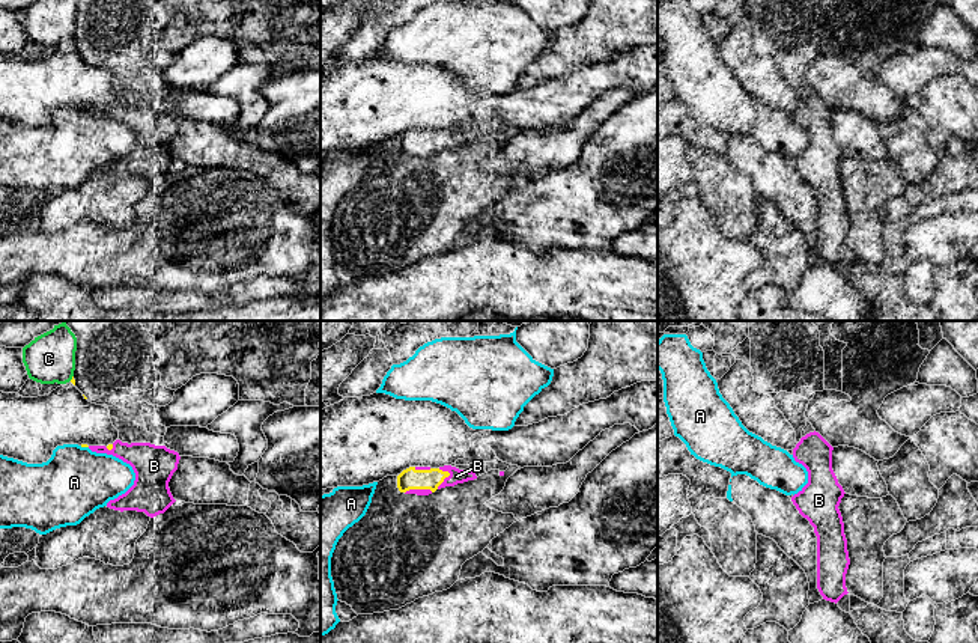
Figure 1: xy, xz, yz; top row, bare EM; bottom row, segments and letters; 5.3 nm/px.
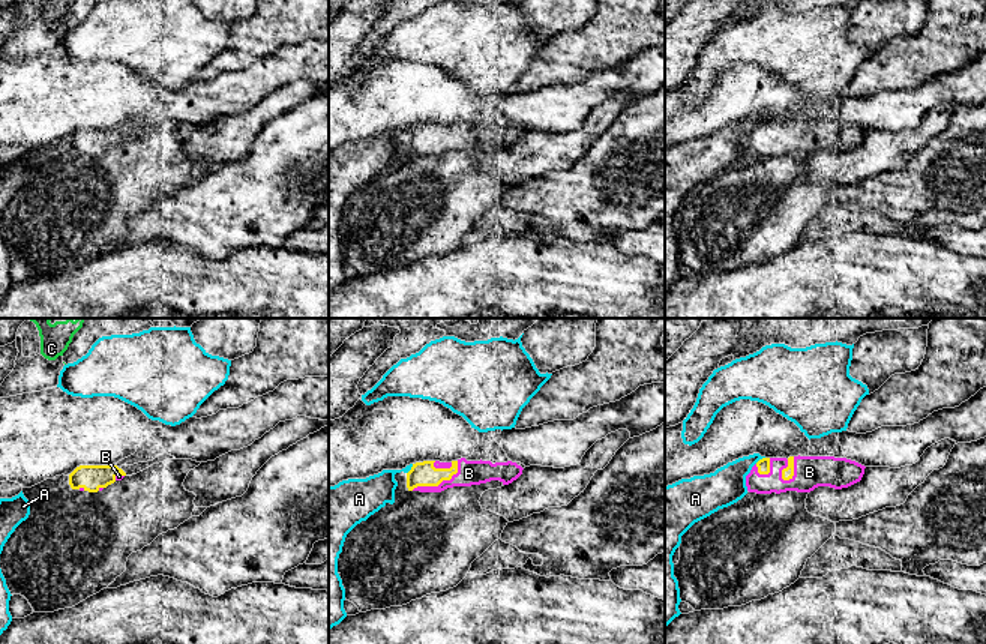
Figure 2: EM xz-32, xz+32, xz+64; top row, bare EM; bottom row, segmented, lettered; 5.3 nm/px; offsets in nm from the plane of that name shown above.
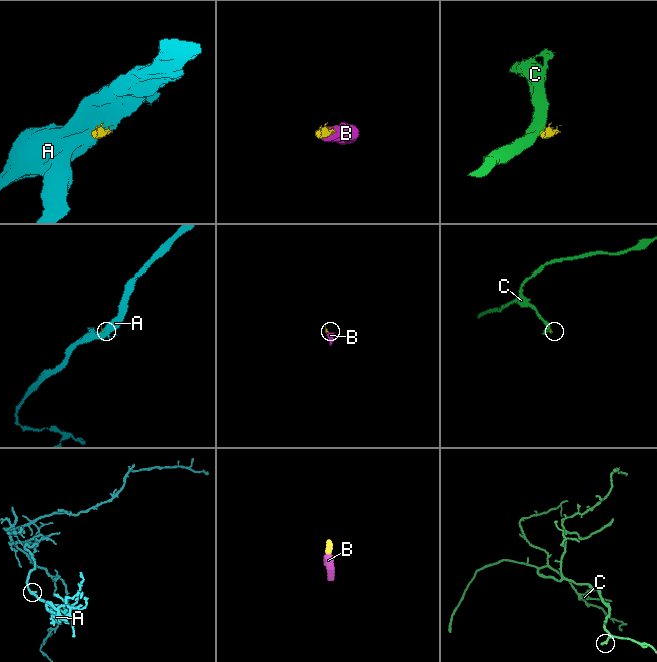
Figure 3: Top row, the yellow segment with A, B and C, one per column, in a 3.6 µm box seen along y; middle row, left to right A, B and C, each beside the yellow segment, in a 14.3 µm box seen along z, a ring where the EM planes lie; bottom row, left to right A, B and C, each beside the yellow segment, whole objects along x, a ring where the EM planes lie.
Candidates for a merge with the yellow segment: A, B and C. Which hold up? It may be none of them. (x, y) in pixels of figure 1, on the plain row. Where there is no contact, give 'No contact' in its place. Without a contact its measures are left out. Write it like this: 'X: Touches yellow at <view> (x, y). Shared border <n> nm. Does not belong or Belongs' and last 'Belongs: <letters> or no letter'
A: Touches yellow at xy (85, 109). Shared border 50 nm. Does not belong
B: Touches yellow at xz (444, 140). Shared border 120 nm. Belongs
C: Touches yellow at xy (72, 41). Shared border 40 nm. Does not belong
Belongs: B

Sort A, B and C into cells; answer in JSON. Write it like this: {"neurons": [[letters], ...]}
{"neurons": [["A"], ["B"], ["C"]]}

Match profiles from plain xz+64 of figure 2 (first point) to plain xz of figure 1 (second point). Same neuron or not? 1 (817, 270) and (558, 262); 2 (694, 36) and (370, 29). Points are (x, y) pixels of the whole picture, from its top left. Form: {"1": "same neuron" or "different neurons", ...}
{"1": "same neuron", "2": "different neurons"}

